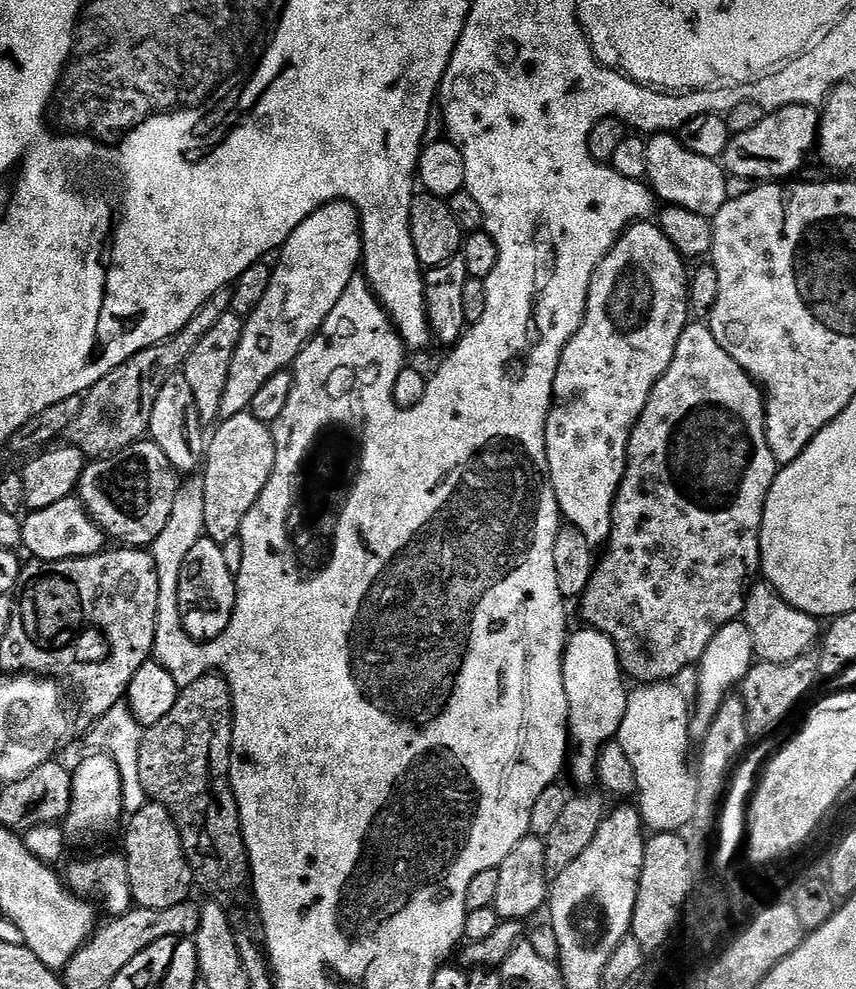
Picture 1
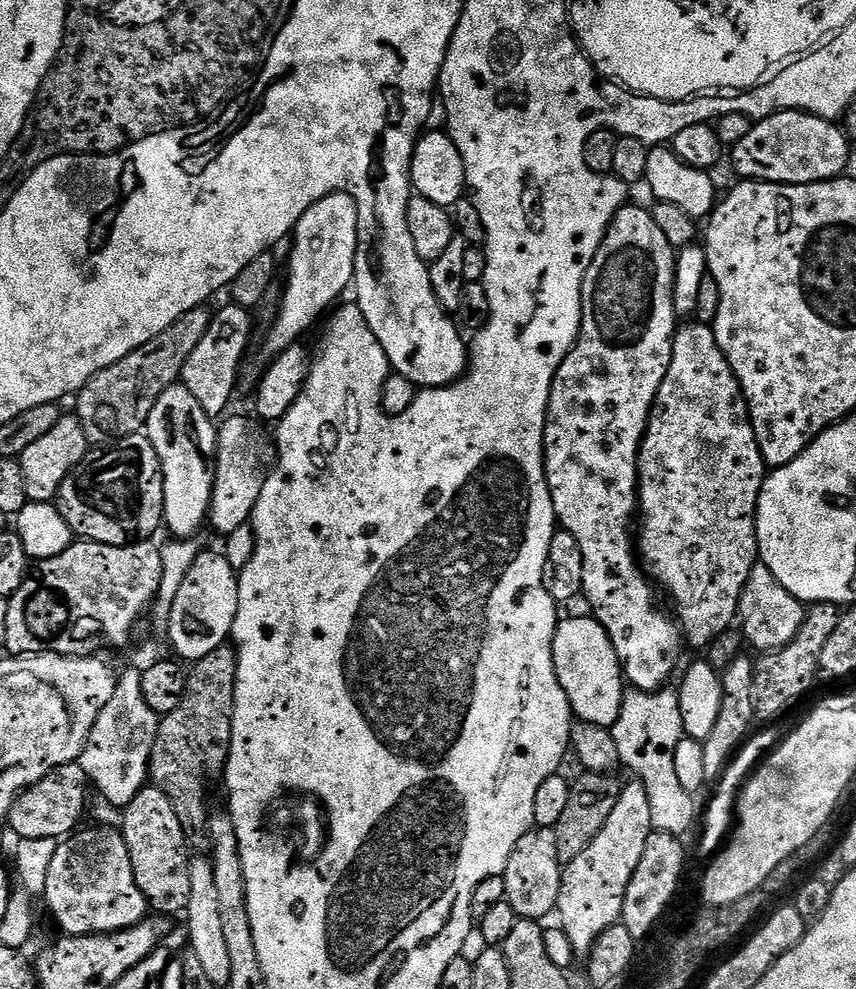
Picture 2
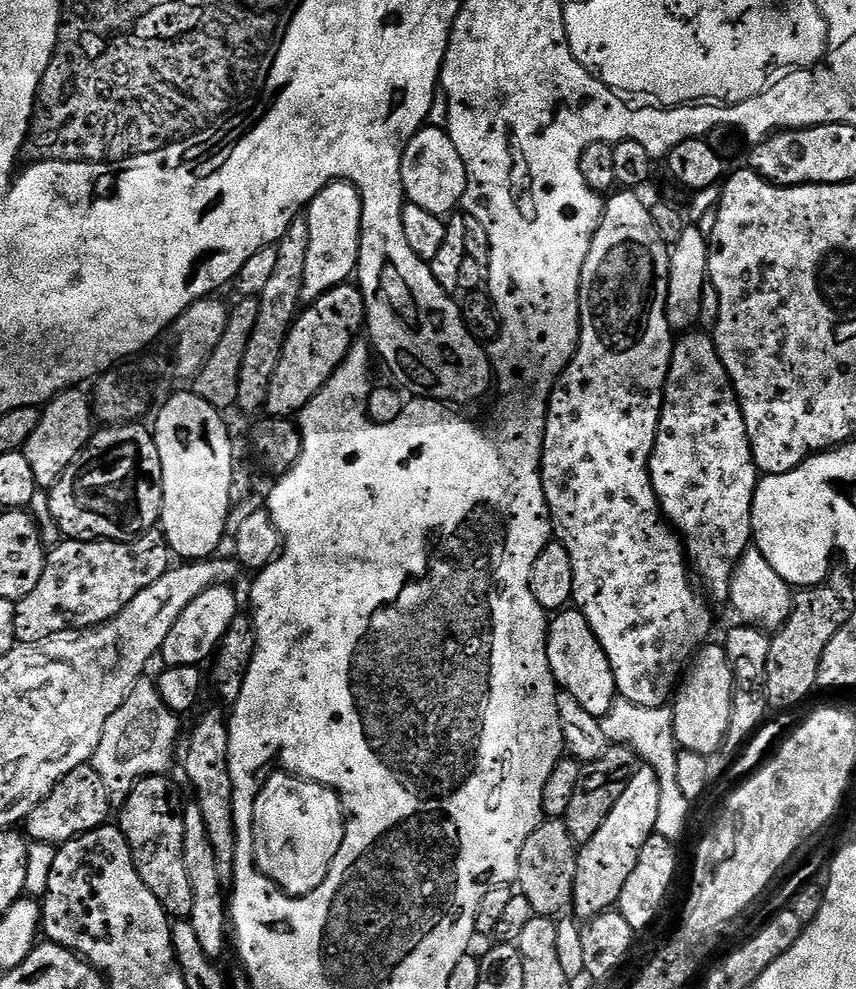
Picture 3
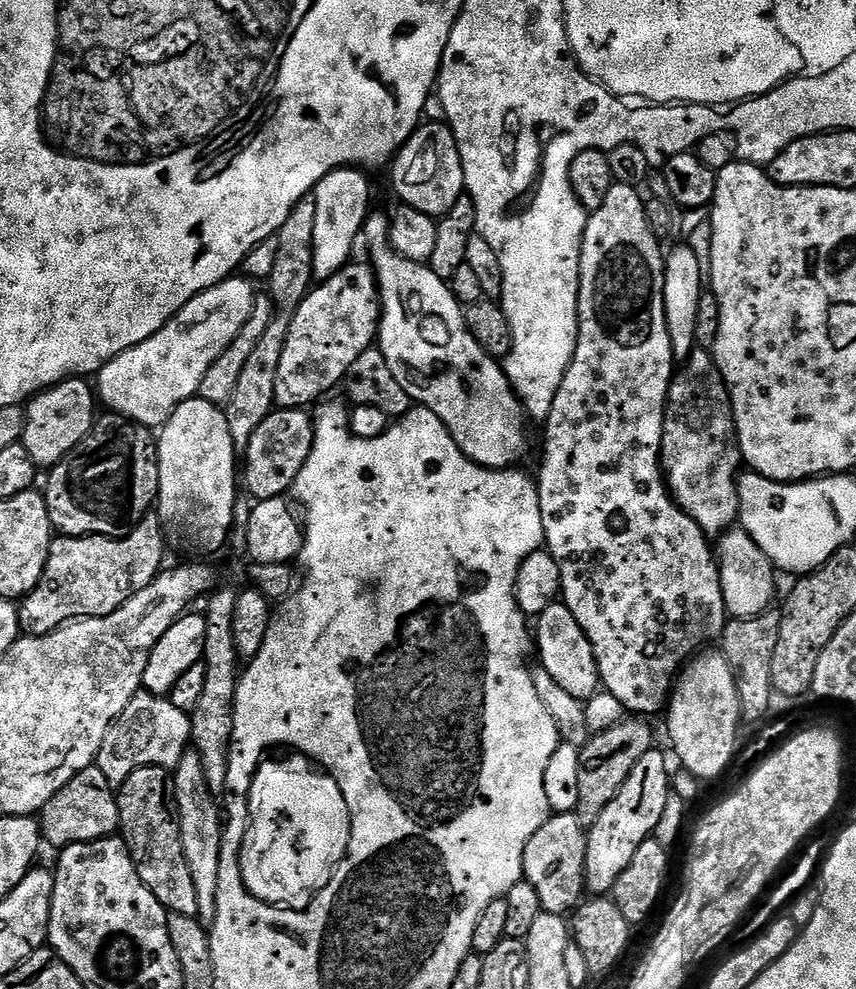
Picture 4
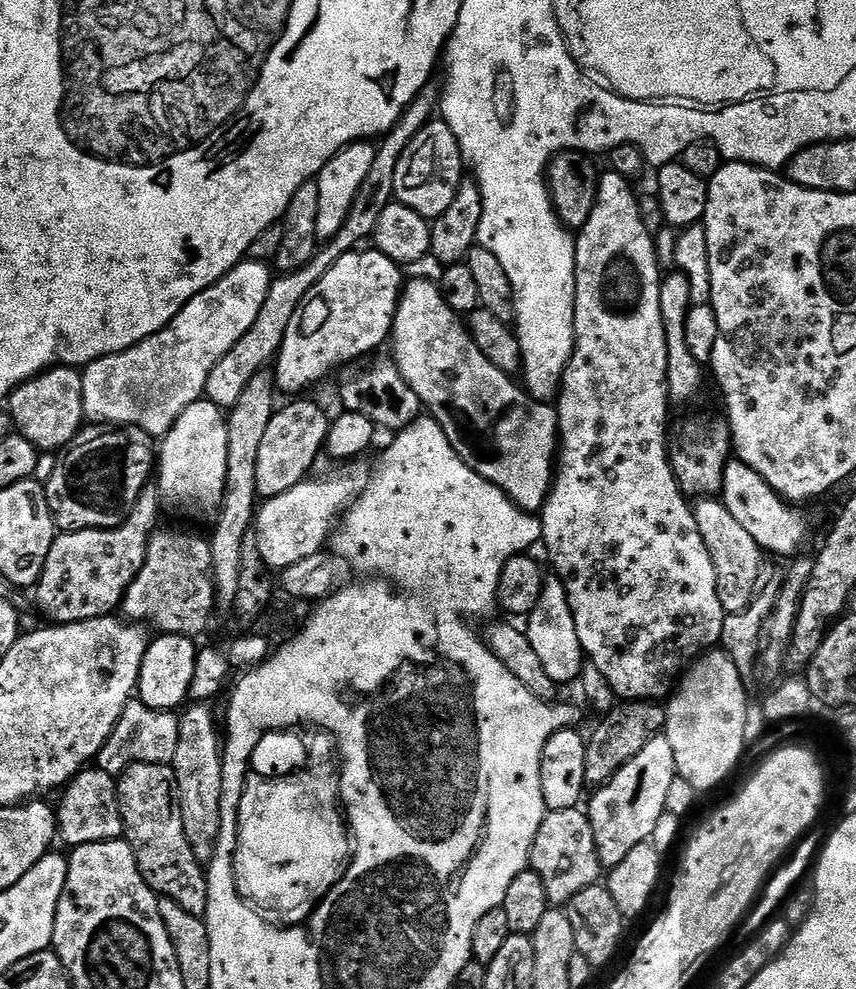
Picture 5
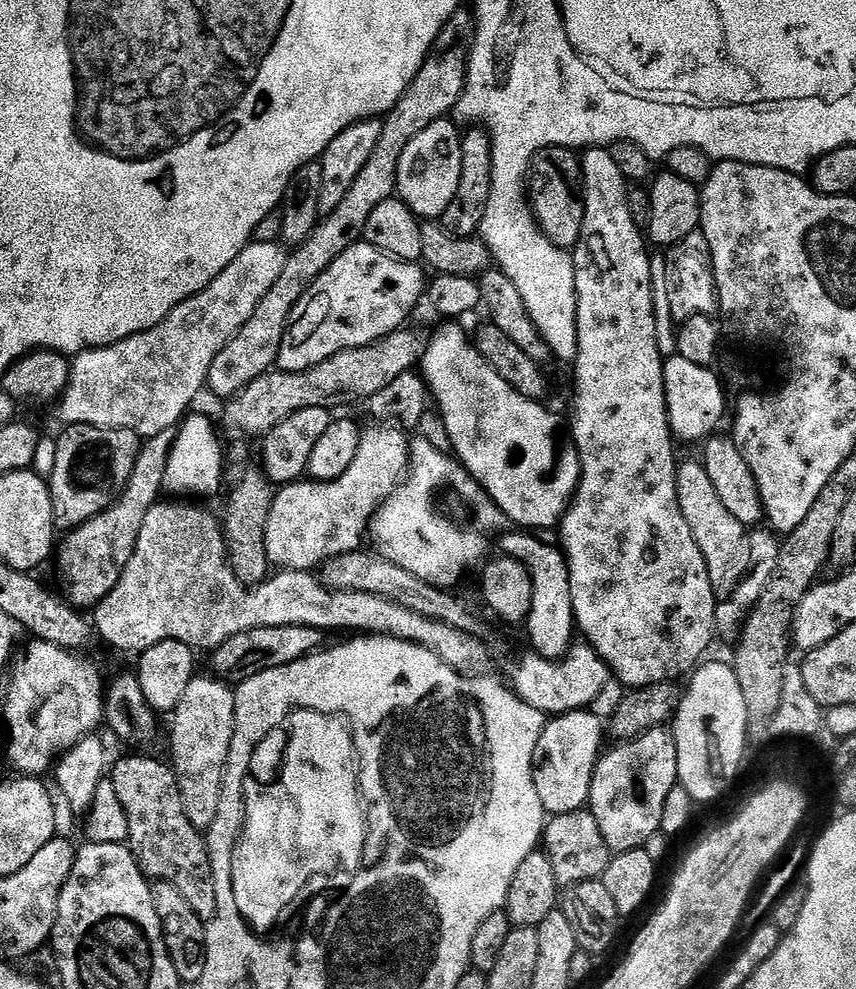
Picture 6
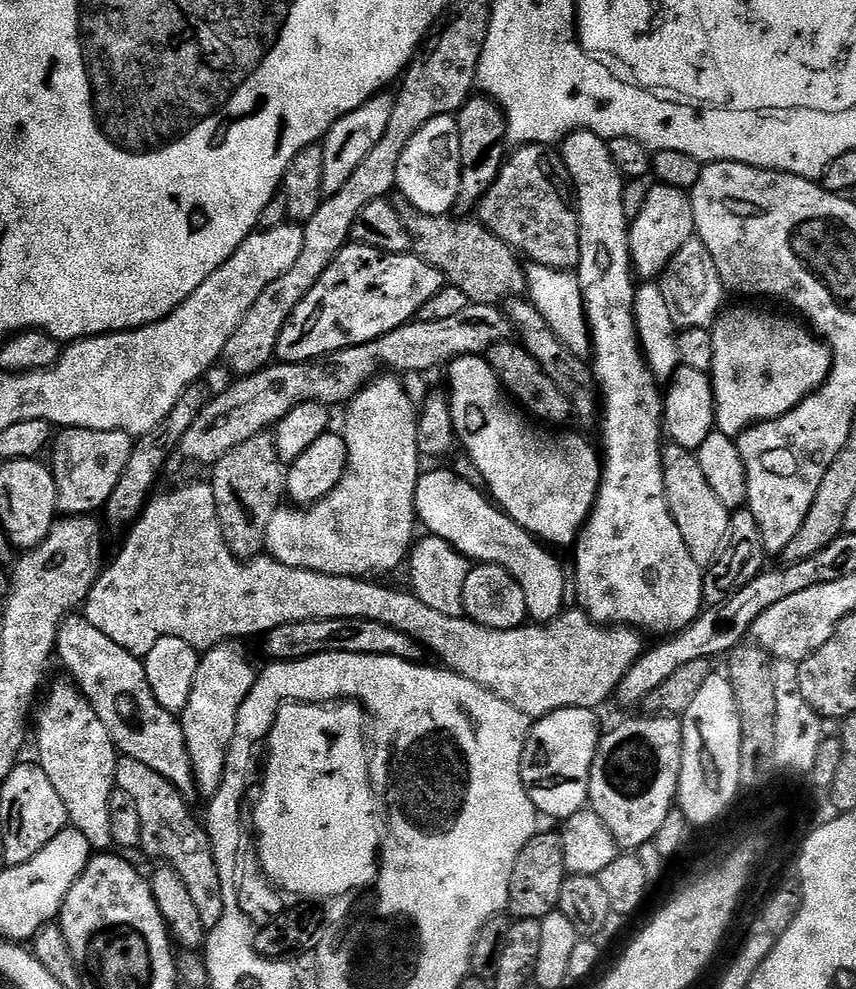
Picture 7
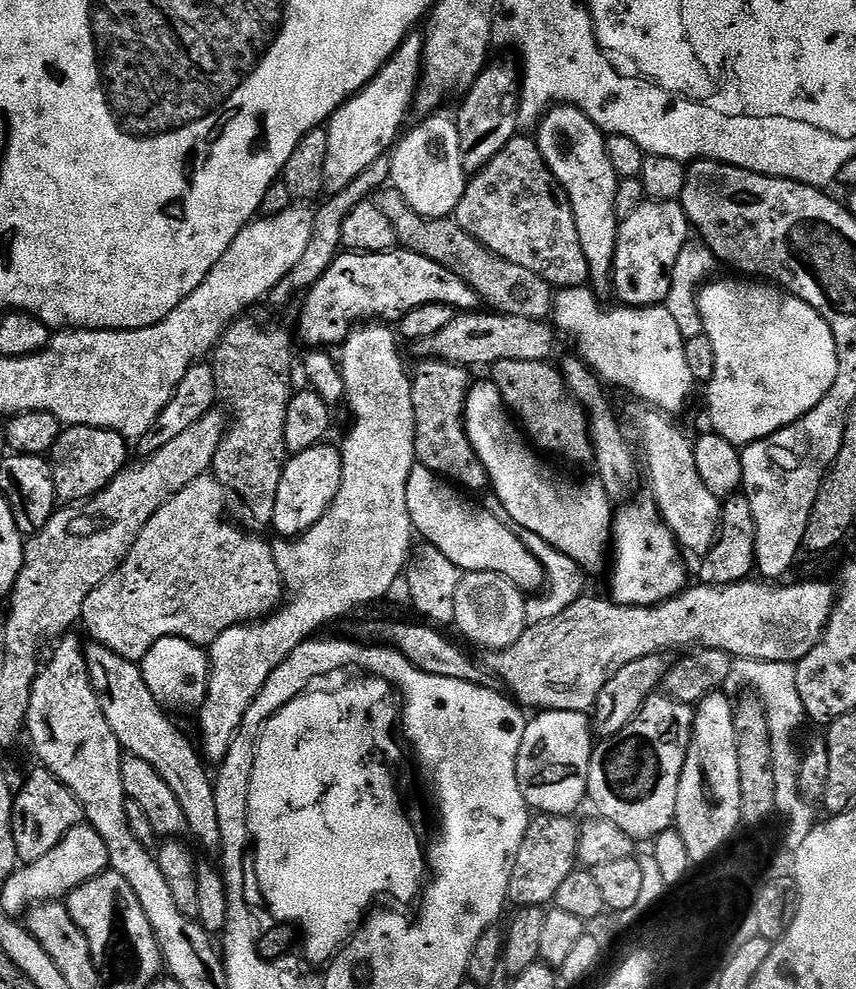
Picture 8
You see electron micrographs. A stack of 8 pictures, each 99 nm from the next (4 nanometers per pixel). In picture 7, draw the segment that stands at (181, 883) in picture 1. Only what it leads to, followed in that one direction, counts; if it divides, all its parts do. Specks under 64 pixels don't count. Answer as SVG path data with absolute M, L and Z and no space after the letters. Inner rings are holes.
M120 756L116 762L116 787L130 794L134 807L142 821L142 842L139 851L145 852L152 860L160 860L161 865L173 868L190 890L190 895L202 917L202 926L214 930L224 916L222 902L222 881L218 878L218 866L214 866L214 850L210 846L208 831L199 819L192 817L189 801L179 793L162 774L150 770L134 758Z

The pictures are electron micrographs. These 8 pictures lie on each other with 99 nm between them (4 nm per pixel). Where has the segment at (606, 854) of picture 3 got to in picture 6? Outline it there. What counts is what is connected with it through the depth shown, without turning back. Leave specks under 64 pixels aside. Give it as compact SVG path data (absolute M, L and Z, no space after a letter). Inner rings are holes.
M655 728L636 740L626 740L615 746L617 748L612 748L609 752L607 749L596 761L588 795L588 804L598 822L598 830L602 830L602 838L606 838L606 846L614 854L645 847L648 839L660 832L662 806L666 806L670 790L678 784L678 750L671 731Z

